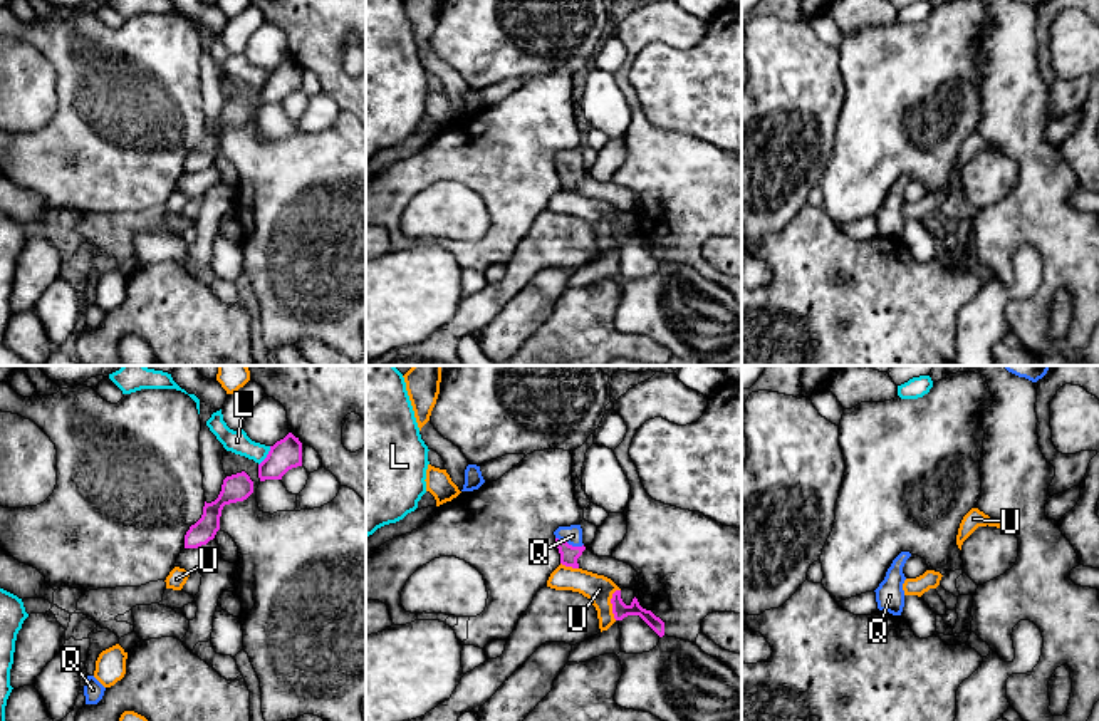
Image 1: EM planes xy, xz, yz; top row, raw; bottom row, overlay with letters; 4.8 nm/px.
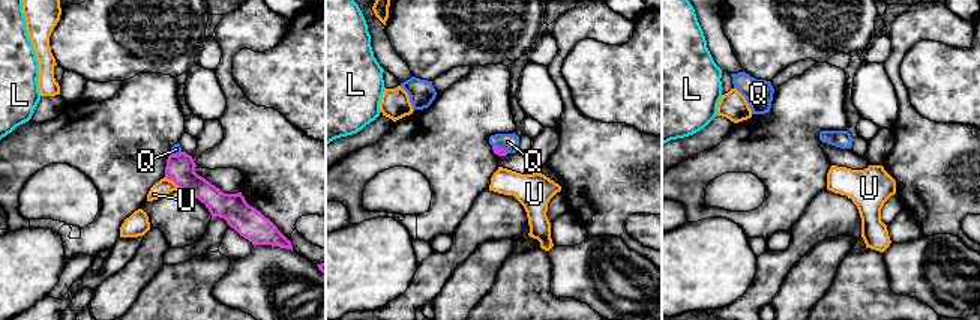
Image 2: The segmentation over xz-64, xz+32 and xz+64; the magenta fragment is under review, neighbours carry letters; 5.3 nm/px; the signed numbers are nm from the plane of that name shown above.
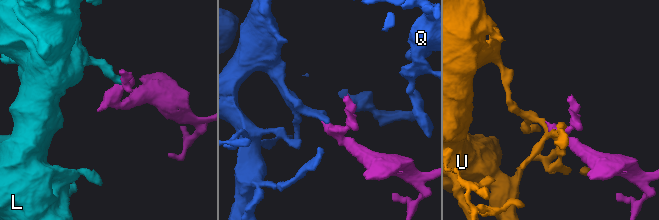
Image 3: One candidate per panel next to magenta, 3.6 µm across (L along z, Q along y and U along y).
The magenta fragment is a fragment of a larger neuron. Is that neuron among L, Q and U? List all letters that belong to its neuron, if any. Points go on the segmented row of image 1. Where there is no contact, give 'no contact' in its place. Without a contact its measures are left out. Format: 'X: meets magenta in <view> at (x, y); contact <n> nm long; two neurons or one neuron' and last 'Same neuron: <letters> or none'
L: meets magenta in xy at (267, 456); contact 110 nm long; two neurons
Q: meets magenta in xz at (567, 544); contact 140 nm long; one neuron
U: meets magenta in xz at (611, 602); contact 150 nm long; two neurons
Same neuron: Q

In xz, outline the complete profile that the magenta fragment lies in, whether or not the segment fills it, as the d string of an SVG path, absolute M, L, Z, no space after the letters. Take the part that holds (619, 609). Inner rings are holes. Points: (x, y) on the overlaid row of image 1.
M616 590L612 594L611 604L616 620L622 620L628 615L639 615L659 637L664 635L664 622L651 610L643 609L636 597L629 605L626 605L621 599L621 590Z

